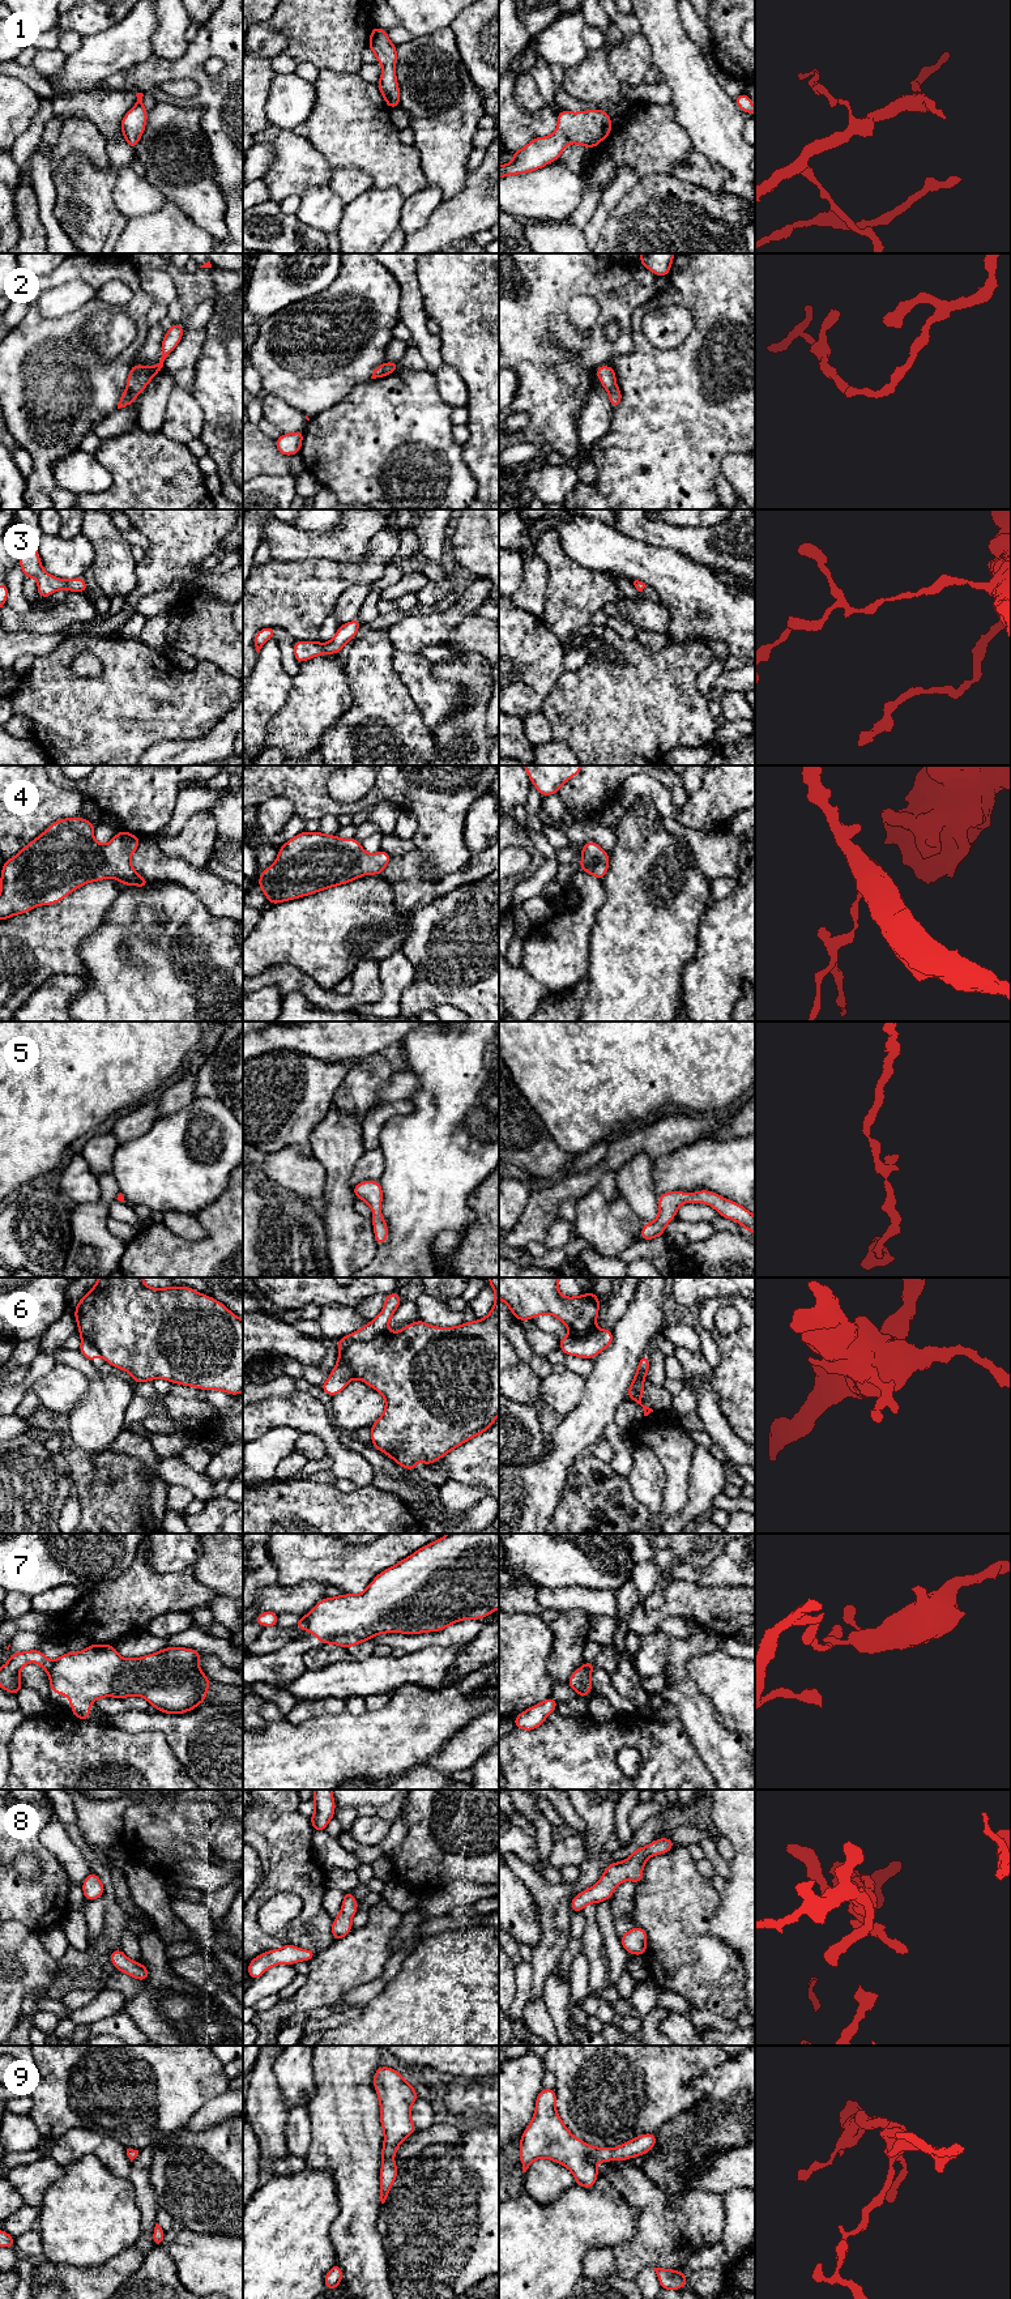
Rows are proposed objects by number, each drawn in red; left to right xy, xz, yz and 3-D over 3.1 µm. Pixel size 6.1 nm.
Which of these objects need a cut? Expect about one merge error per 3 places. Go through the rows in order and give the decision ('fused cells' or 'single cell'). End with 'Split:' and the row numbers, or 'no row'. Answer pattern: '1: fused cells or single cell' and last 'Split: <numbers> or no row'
1: single cell
2: fused cells
3: single cell
4: single cell
5: single cell
6: single cell
7: fused cells
8: single cell
9: single cell
Split: 2, 7

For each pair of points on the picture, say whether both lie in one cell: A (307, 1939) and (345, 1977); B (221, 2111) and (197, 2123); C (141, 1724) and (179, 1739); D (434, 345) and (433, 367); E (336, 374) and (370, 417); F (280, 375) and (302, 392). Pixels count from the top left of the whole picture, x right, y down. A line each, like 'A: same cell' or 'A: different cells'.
A: different cells
B: same cell
C: same cell
D: same cell
E: different cells
F: same cell

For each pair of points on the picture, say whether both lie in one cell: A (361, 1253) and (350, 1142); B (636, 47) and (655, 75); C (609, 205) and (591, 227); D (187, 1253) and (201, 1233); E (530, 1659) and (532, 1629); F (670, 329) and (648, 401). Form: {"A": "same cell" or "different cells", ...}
{"A": "same cell", "B": "different cells", "C": "same cell", "D": "different cells", "E": "same cell", "F": "different cells"}

